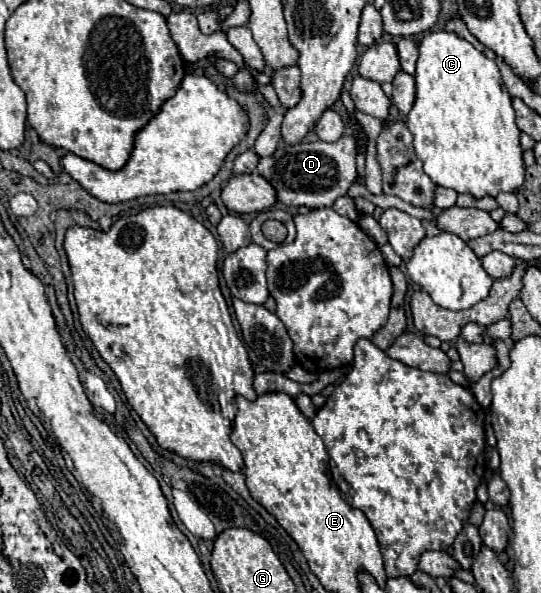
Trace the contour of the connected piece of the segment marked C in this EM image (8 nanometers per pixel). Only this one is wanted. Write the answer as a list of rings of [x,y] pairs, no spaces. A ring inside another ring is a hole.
[[[431,32],[419,42],[419,60],[415,72],[415,104],[407,114],[407,128],[415,136],[417,158],[423,160],[425,174],[445,188],[453,188],[459,194],[469,192],[477,198],[497,196],[499,192],[517,192],[525,180],[523,150],[519,146],[521,130],[515,124],[515,110],[511,96],[501,80],[495,60],[489,60],[481,50],[469,44],[455,32]]]

